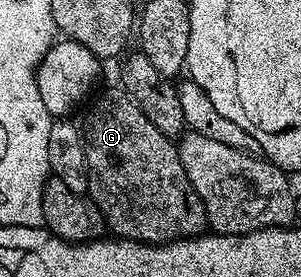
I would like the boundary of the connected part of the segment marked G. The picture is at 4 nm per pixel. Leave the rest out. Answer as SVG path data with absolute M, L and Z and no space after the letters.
M117 92L104 98L82 122L84 155L88 161L88 189L90 201L104 217L107 229L116 238L129 238L131 242L149 242L159 246L165 242L176 242L179 238L195 238L209 229L208 213L194 188L186 168L182 168L177 143L167 138L138 108L127 94Z

